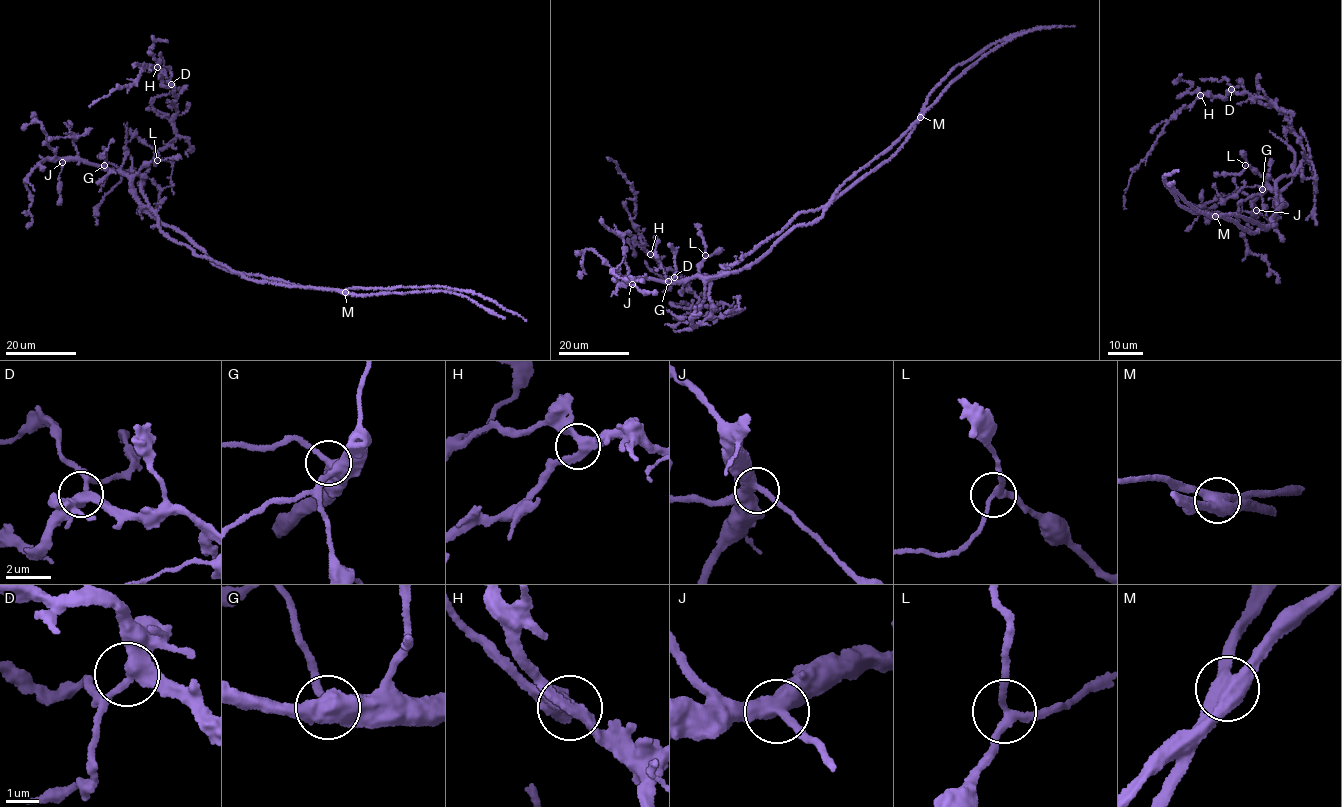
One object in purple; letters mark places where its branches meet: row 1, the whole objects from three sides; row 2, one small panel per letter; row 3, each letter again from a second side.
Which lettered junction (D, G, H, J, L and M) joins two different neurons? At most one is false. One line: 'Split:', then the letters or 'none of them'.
Split: M

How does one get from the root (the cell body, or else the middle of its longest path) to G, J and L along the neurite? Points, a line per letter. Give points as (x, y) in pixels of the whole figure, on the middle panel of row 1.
G: (762, 243), (800, 212), (824, 209), (816, 219), (795, 227), (750, 265), (709, 280), (698, 276), (668, 281)
J: (762, 243), (800, 212), (824, 209), (816, 219), (795, 227), (738, 270), (707, 280), (641, 278), (632, 284)
L: (762, 243), (800, 212), (824, 209), (816, 219), (795, 227), (738, 270), (700, 276), (705, 255)

